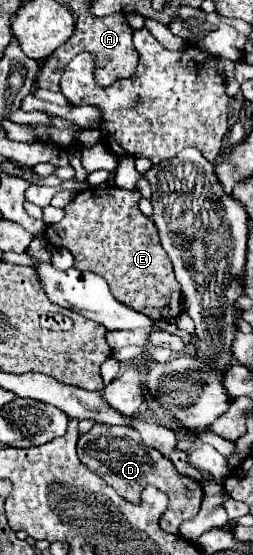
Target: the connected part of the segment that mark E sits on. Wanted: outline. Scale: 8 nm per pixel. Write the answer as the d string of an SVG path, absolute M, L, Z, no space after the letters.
M87 188L77 192L77 196L65 206L65 218L57 224L47 226L47 240L53 248L67 248L71 250L75 258L75 268L79 270L89 270L95 274L101 274L113 292L117 300L127 304L129 308L149 316L151 320L159 318L177 318L183 308L181 308L181 292L179 292L179 282L175 280L171 260L167 252L161 246L159 232L155 224L139 210L139 200L141 192L139 190L123 190L123 188Z

